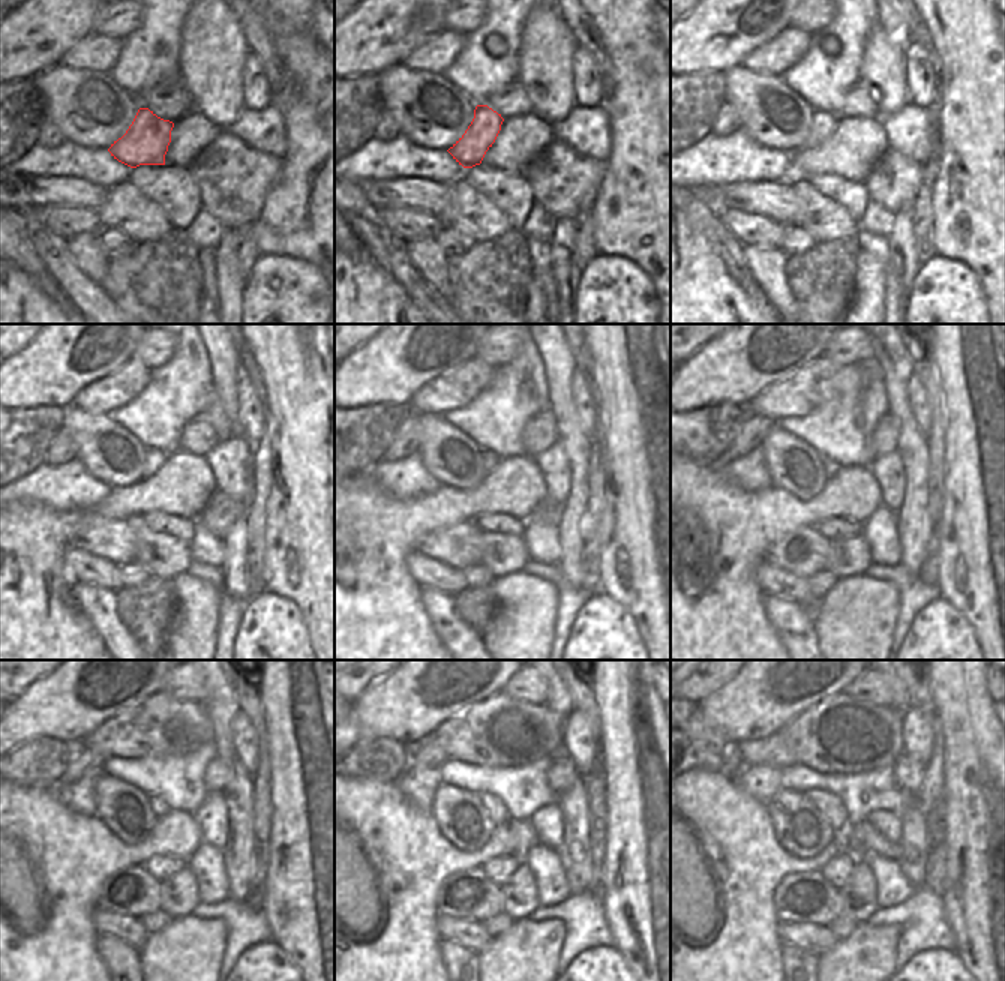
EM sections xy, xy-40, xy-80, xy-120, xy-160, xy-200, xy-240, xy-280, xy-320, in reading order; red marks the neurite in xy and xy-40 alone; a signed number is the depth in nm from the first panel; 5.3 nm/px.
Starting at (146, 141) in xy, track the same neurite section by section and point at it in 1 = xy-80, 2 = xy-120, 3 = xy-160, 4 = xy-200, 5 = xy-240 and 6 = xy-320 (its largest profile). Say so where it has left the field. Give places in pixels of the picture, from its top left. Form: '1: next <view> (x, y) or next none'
1: next xy-80 (824, 123)
2: next xy-120 (153, 458)
3: next xy-160 (491, 459)
4: next xy-200 (830, 467)
5: next xy-240 (156, 804)
6: next xy-320 (830, 806)

